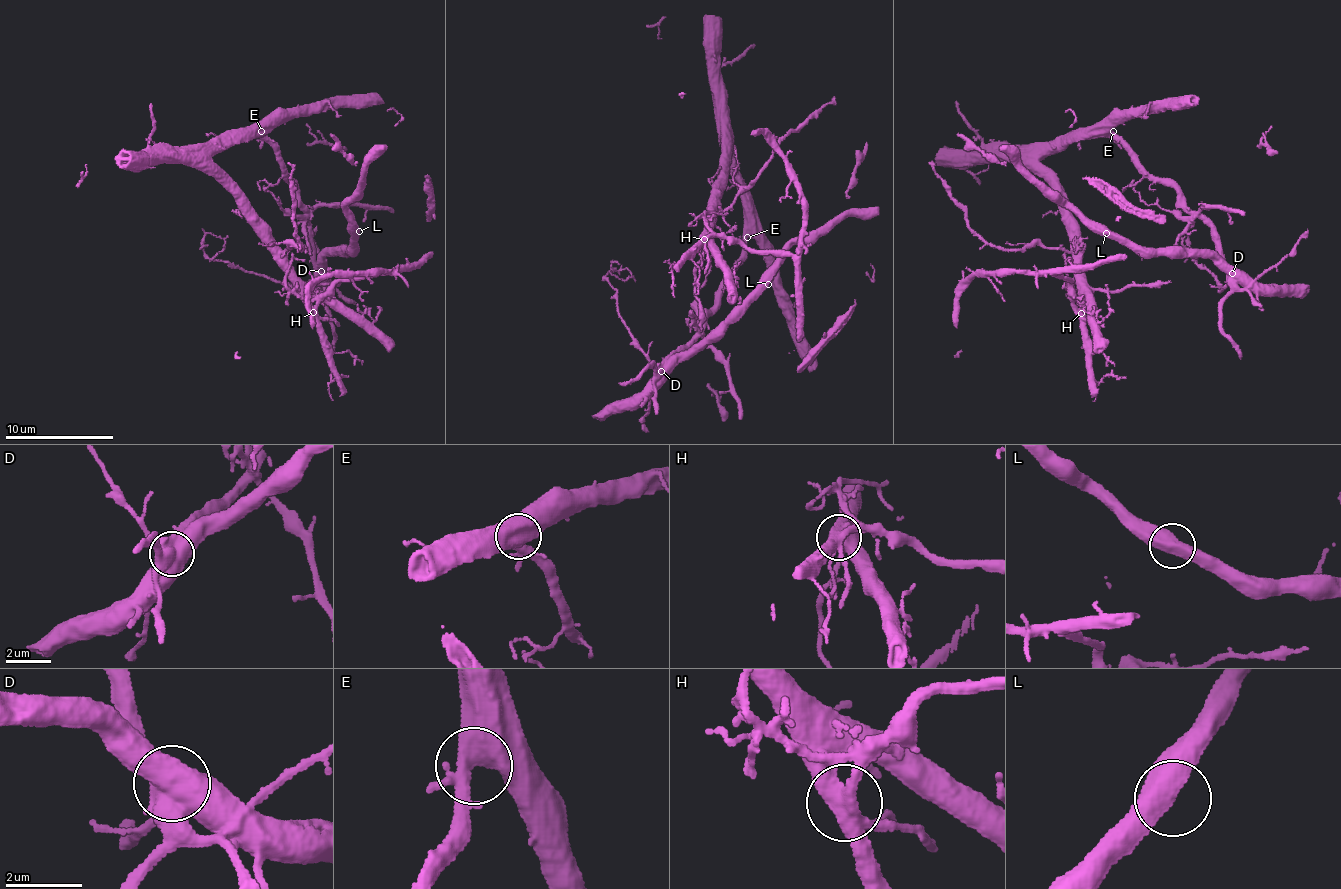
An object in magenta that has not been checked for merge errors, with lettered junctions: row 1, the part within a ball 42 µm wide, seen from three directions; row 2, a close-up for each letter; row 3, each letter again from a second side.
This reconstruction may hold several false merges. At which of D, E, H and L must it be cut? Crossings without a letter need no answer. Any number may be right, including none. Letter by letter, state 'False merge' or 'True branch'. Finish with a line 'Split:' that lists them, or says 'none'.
D: False merge
E: True branch
H: False merge
L: True branch
Split: D, H

